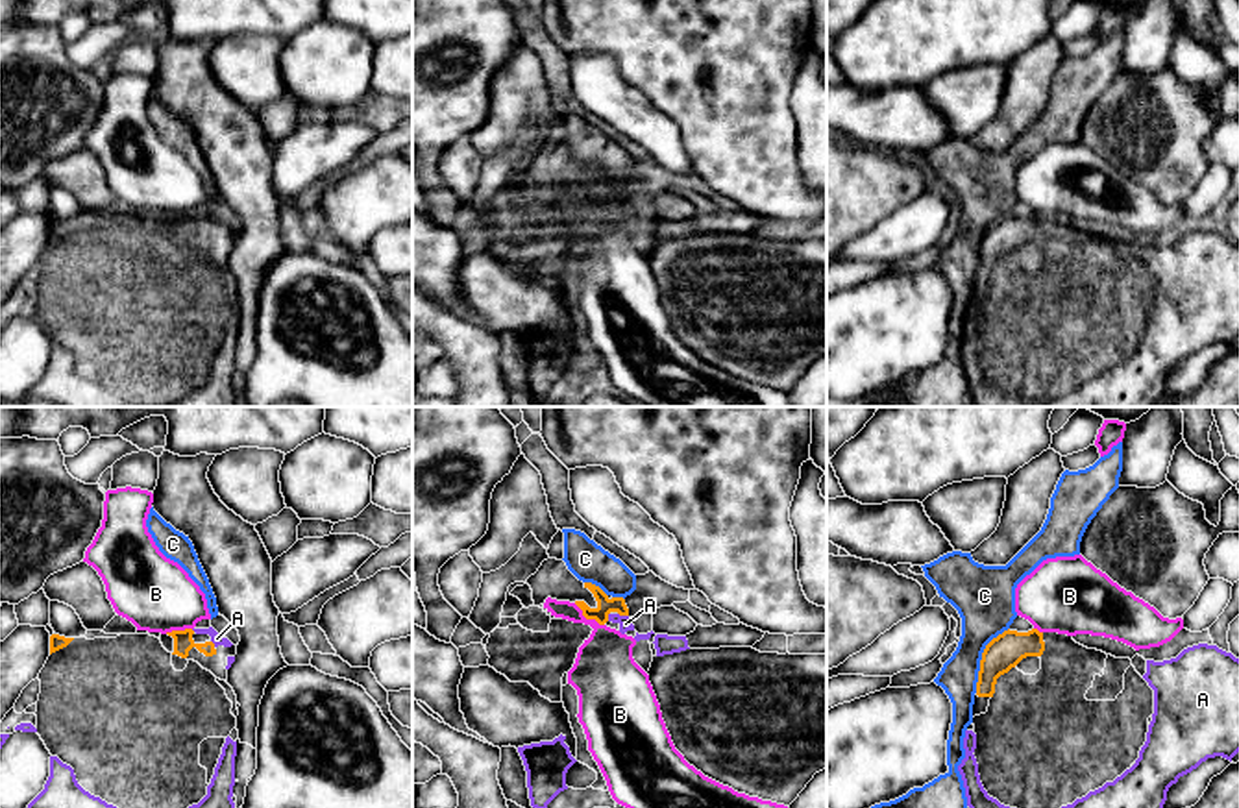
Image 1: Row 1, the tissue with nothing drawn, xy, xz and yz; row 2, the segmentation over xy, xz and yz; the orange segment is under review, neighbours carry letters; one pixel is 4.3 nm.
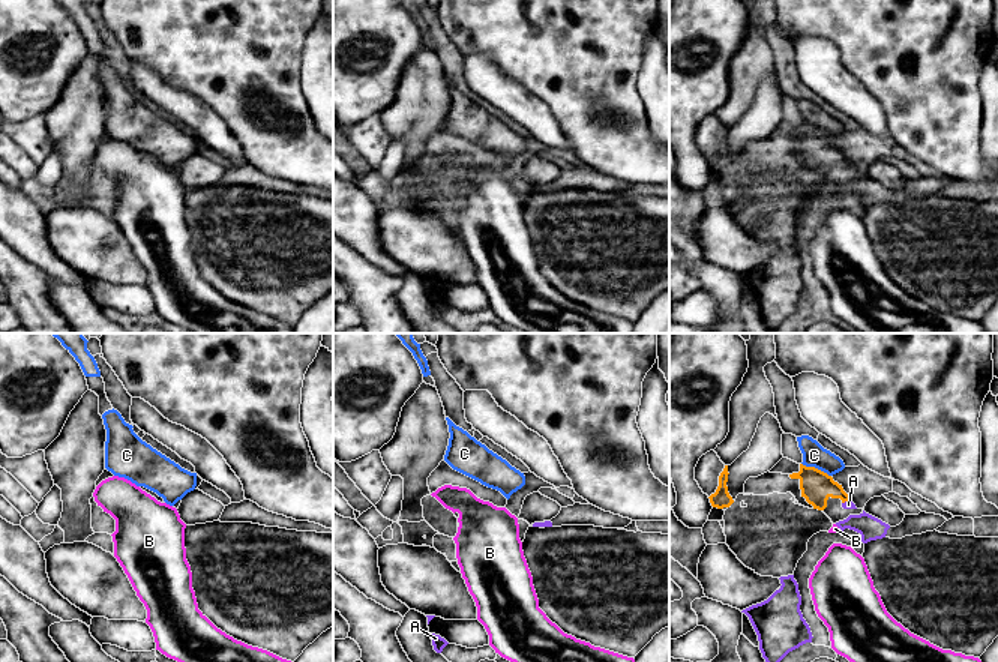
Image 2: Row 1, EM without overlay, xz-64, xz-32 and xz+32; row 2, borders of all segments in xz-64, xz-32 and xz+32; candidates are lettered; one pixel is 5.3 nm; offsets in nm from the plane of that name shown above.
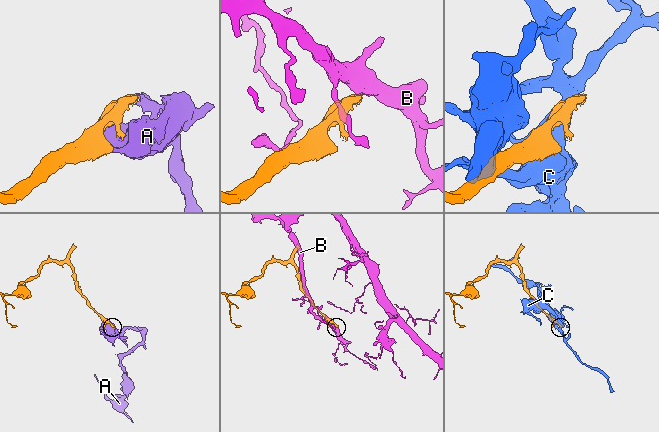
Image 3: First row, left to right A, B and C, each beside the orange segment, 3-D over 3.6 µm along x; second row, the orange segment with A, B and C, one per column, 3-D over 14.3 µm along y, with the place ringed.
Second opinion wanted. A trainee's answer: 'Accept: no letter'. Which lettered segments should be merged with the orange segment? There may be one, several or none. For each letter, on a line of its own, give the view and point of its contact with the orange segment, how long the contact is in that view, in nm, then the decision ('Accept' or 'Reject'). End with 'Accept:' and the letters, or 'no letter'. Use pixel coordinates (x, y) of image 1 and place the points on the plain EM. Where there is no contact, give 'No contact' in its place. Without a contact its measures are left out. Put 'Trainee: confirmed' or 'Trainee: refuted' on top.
Trainee: refuted
A: Touches orange at xz (624, 200). Shared border 50 nm. Accept
B: Touches orange at xz (588, 204). Shared border 170 nm. Reject
C: Touches orange at yz (982, 244). Shared border 320 nm. Reject
Accept: A

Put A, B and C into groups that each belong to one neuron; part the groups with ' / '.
A / B / C

